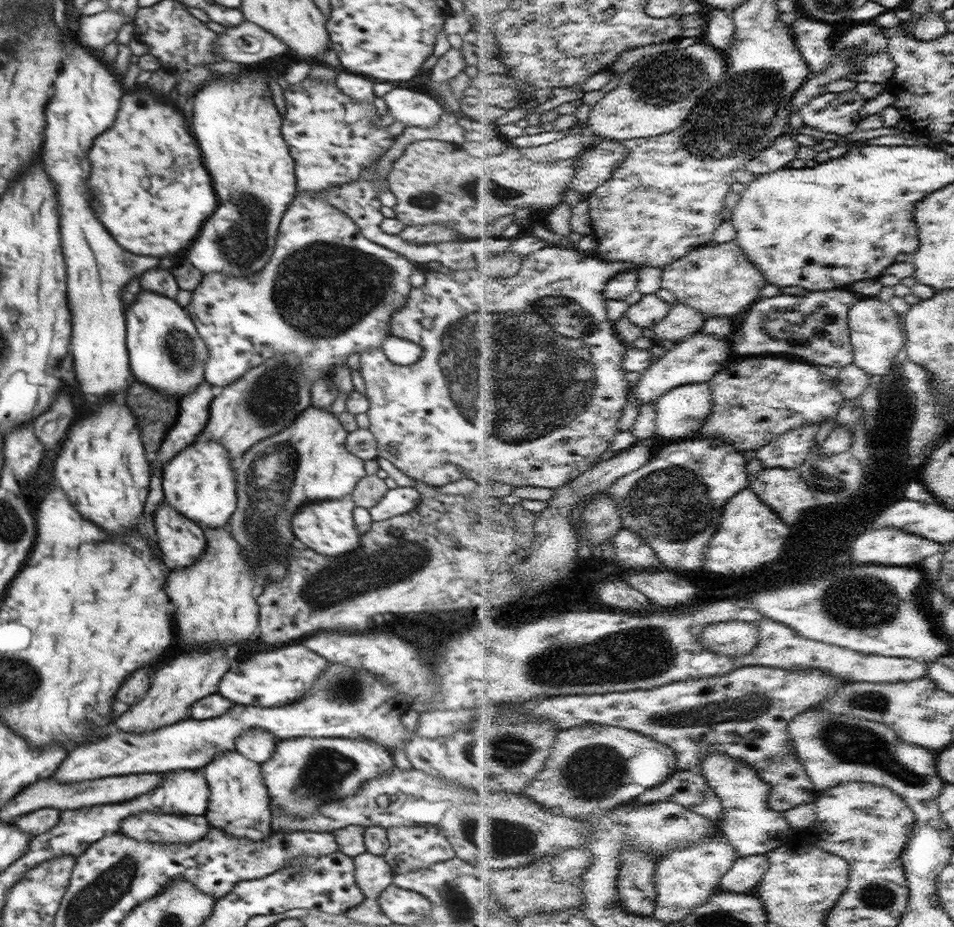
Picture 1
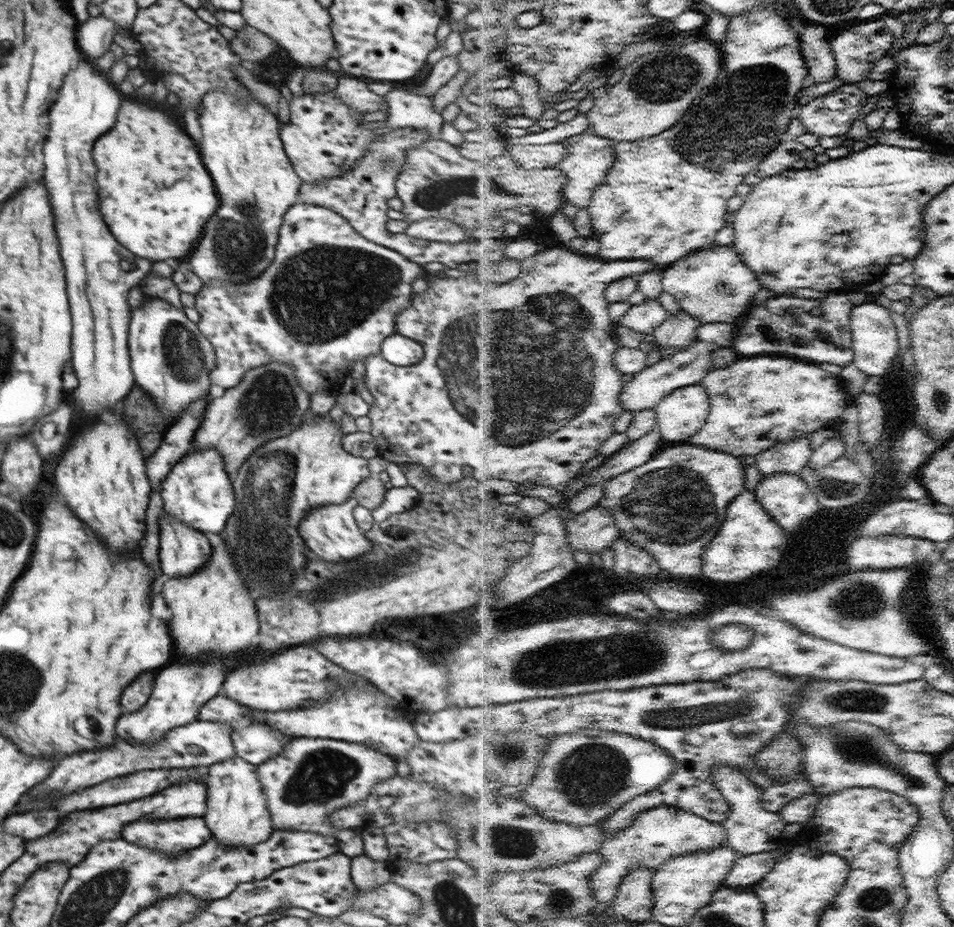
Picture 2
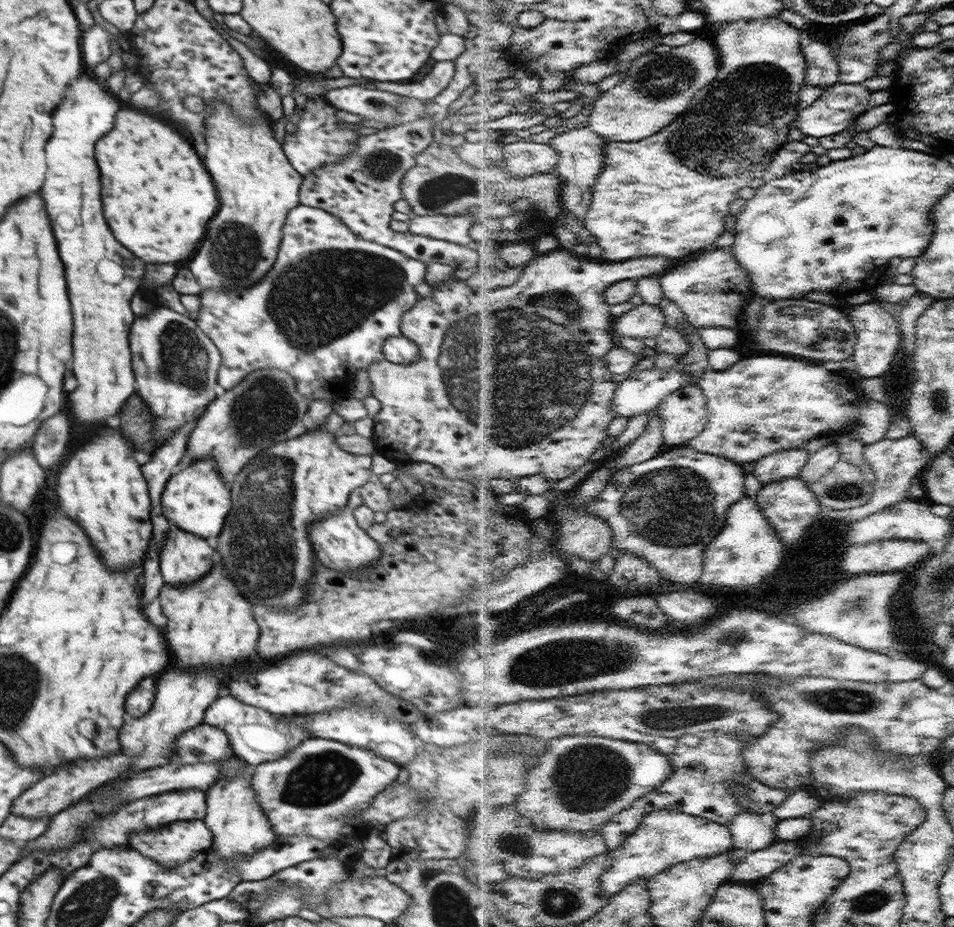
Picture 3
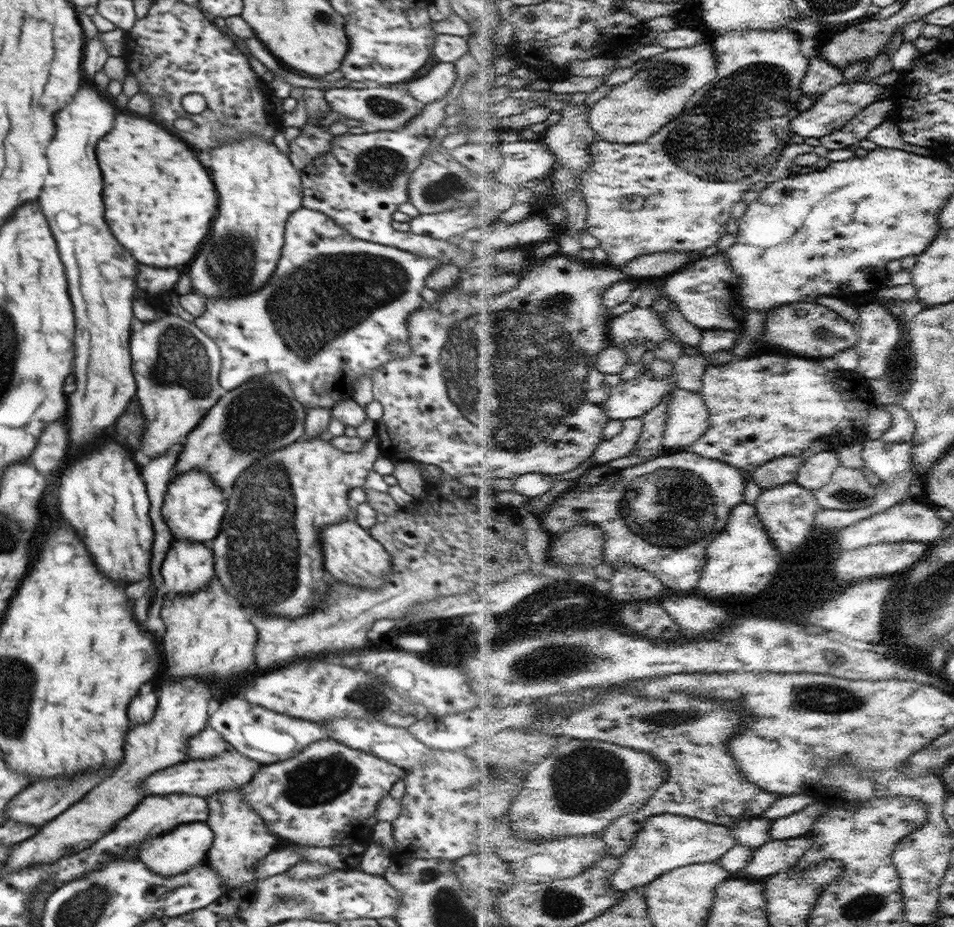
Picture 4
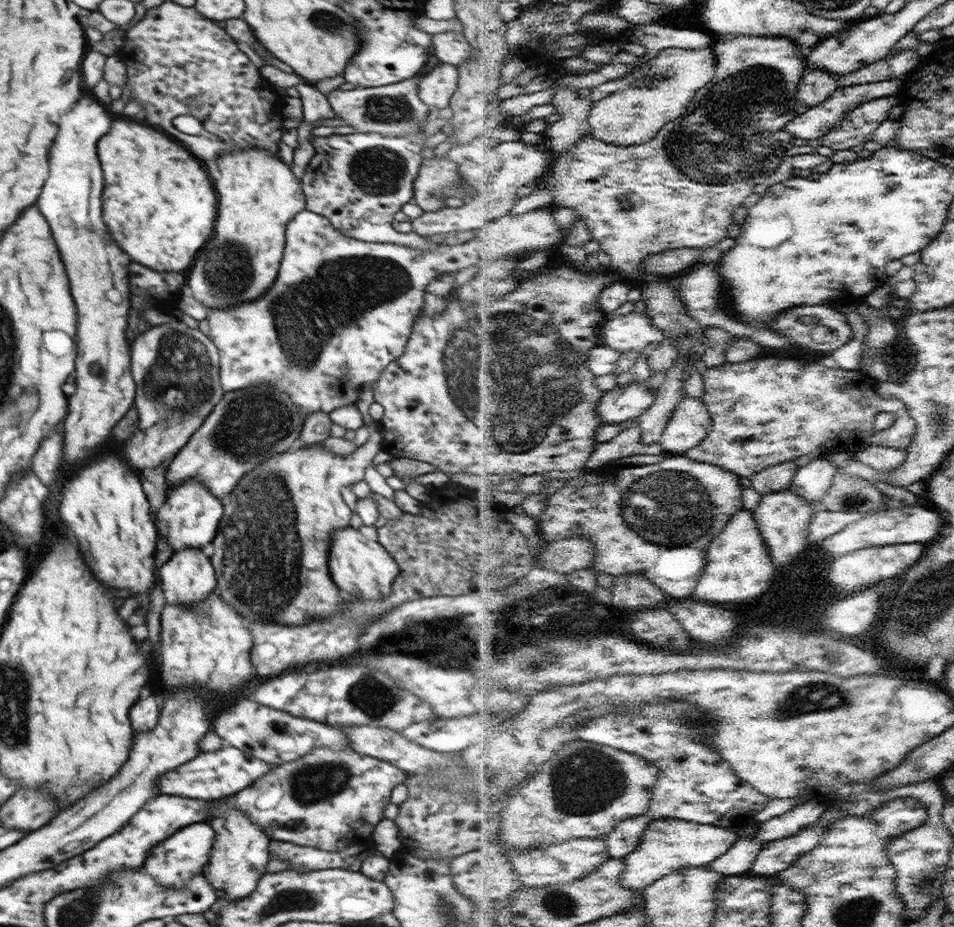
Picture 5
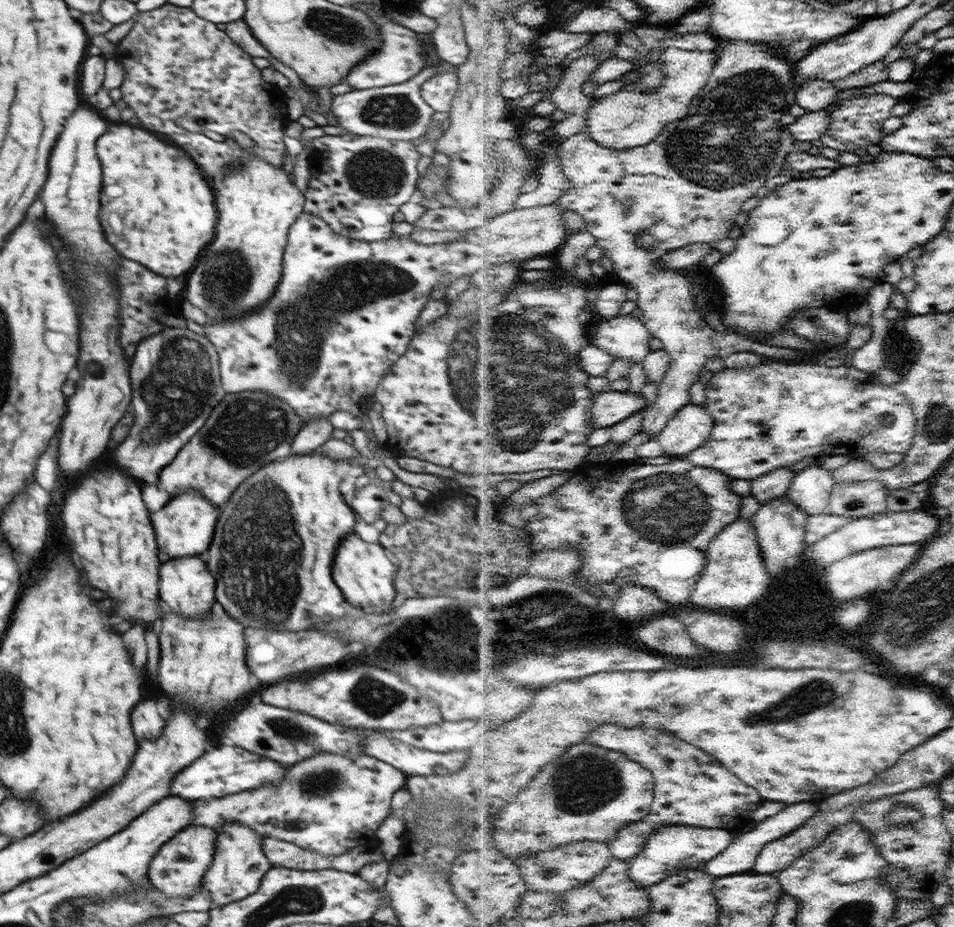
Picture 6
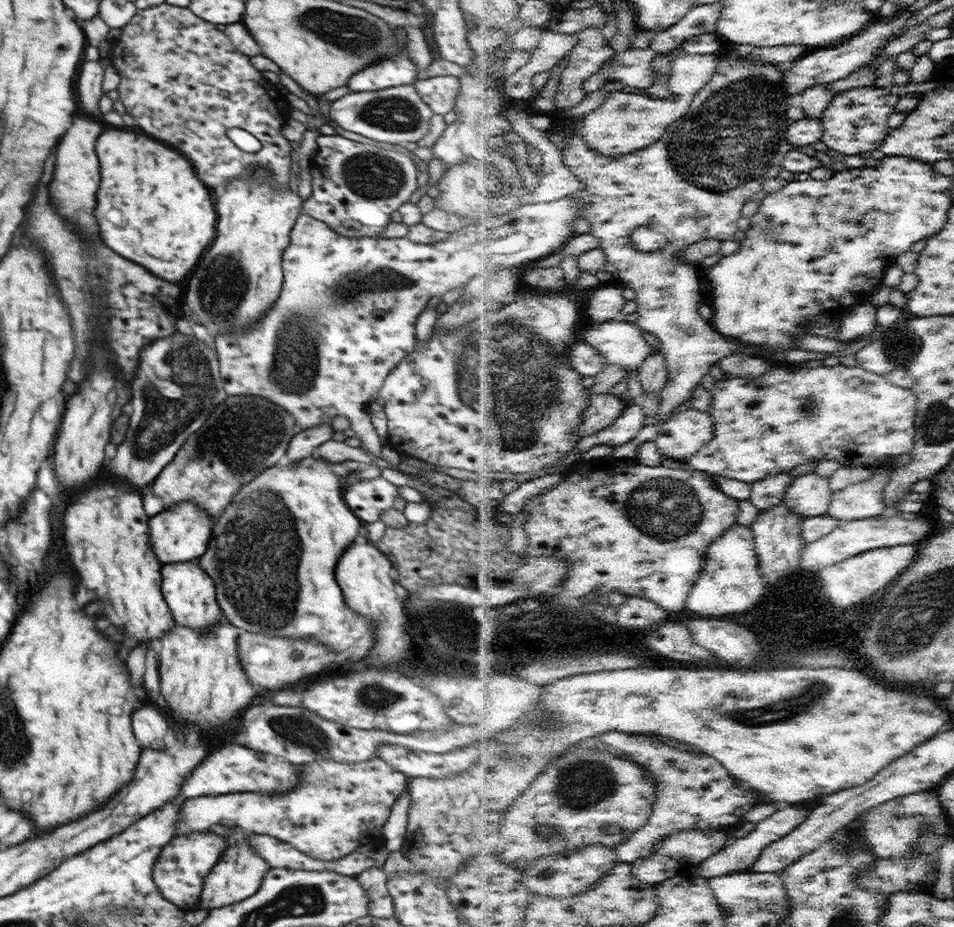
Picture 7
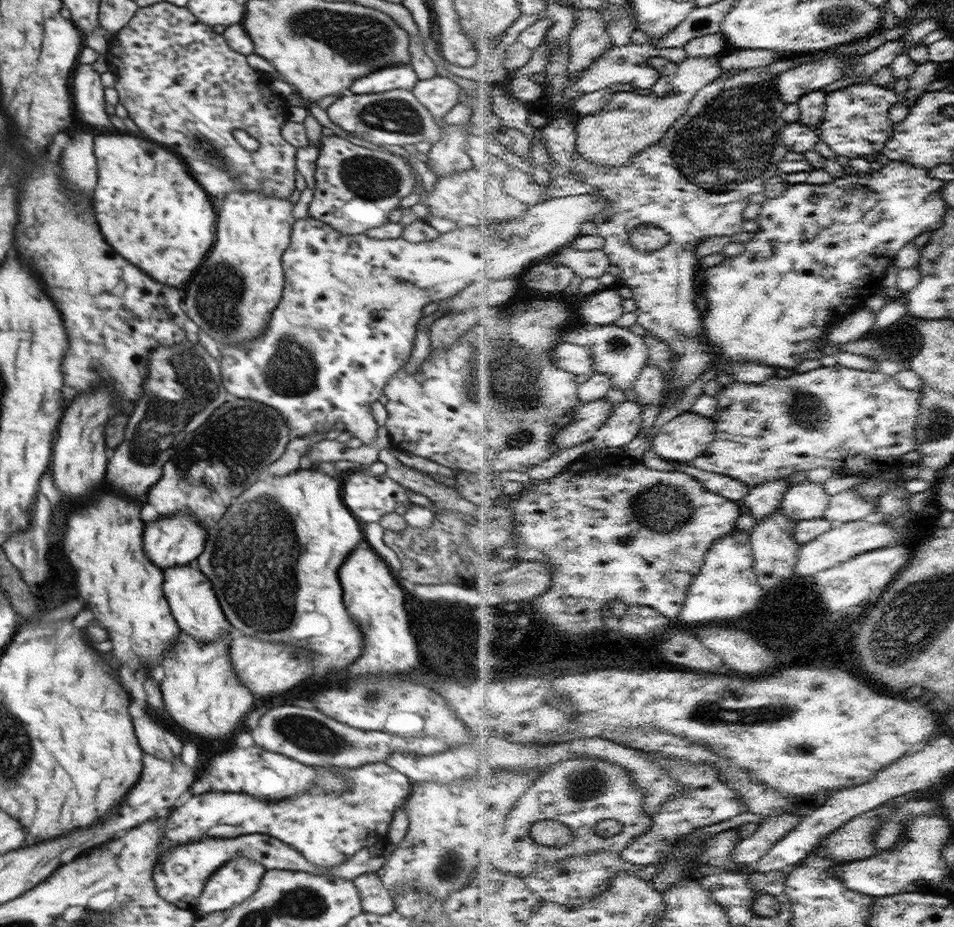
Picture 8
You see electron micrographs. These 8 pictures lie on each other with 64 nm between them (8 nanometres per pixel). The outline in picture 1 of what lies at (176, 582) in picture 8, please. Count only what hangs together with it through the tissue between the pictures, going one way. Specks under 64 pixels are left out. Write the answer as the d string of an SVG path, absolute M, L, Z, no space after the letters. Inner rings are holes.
M163 500L154 514L158 547L168 570L192 566L204 553L207 540L204 531Z

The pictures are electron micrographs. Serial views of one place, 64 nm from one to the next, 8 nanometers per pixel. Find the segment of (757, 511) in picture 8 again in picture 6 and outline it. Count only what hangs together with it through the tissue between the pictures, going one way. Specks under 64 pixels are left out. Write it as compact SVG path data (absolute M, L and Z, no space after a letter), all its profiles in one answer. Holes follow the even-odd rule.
M789 466L768 472L766 476L753 480L753 494L761 505L786 497L796 475Z

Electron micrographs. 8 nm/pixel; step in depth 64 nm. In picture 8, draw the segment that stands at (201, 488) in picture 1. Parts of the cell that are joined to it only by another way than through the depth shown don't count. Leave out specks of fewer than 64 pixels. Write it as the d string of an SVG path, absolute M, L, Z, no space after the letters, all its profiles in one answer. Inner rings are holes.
M179 512L173 516L160 516L143 534L143 551L145 555L163 571L175 565L194 564L205 547L207 529L202 527L195 516Z

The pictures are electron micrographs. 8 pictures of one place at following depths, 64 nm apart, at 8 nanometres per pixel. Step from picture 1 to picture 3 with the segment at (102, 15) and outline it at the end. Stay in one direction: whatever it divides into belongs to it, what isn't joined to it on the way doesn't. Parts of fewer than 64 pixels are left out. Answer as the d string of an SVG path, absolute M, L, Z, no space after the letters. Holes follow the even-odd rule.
M96 23L90 29L82 29L81 51L84 69L93 72L100 62L104 62L111 55L110 33Z

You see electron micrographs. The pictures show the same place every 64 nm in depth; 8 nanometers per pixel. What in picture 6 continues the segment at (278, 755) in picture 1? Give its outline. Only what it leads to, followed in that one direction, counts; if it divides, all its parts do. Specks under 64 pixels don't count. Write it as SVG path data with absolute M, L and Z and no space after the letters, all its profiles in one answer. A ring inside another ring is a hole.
M317 752L302 762L286 765L286 768L285 778L277 784L261 786L230 796L226 795L224 798L214 798L214 800L196 800L193 804L194 816L190 824L208 826L216 830L220 824L237 822L242 826L250 826L260 836L294 842L294 845L322 856L339 856L355 846L366 844L370 837L376 836L377 828L391 812L390 801L394 792L405 787L409 777L391 764L366 754L358 758L348 758L331 752Z

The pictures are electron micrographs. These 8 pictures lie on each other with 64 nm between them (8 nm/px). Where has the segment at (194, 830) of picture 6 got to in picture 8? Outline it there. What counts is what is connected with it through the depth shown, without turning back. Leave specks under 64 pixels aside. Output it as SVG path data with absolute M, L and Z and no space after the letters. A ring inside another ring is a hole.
M259 833L250 834L250 836L237 836L234 837L234 840L218 840L214 836L205 836L200 842L190 842L190 844L174 848L164 857L160 857L154 866L153 882L157 895L178 909L195 911L199 896L210 876L214 875L214 872L218 871L220 867L224 867L228 861L238 856L260 862L266 871L277 869L322 874L320 867L314 867L314 864L306 861L302 853L296 852L290 845L284 844L270 835L256 836L256 834Z

